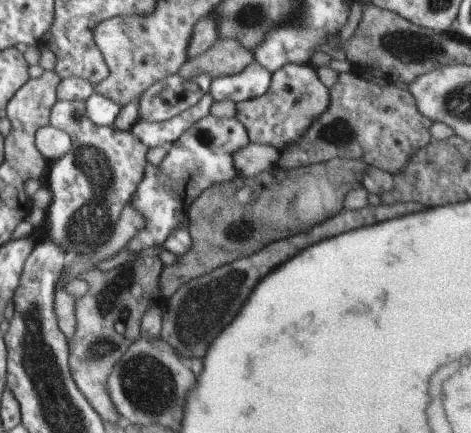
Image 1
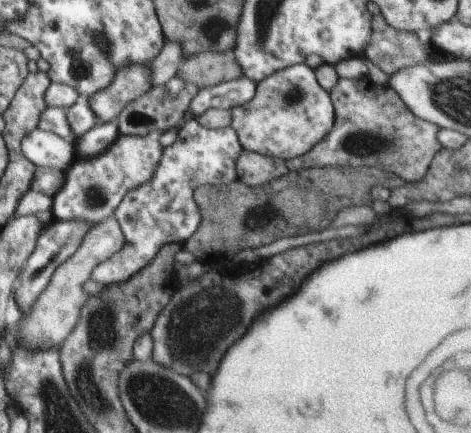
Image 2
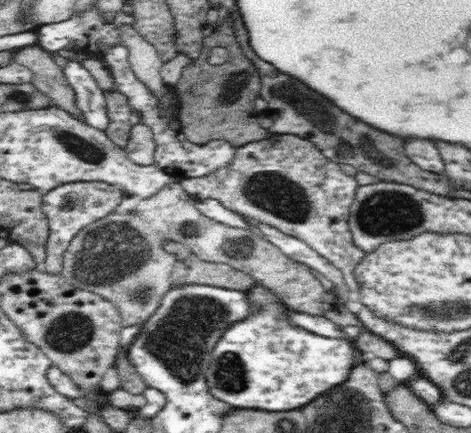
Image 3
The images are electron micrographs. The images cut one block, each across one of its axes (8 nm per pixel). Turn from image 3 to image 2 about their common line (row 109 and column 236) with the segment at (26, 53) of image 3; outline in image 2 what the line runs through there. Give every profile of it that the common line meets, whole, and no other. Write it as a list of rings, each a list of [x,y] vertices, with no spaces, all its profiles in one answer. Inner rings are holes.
[[[211,50],[189,56],[177,70],[175,80],[179,84],[191,84],[193,88],[203,90],[207,86],[217,86],[221,82],[229,82],[235,78],[239,80],[241,74],[241,64],[237,64],[233,54]]]

